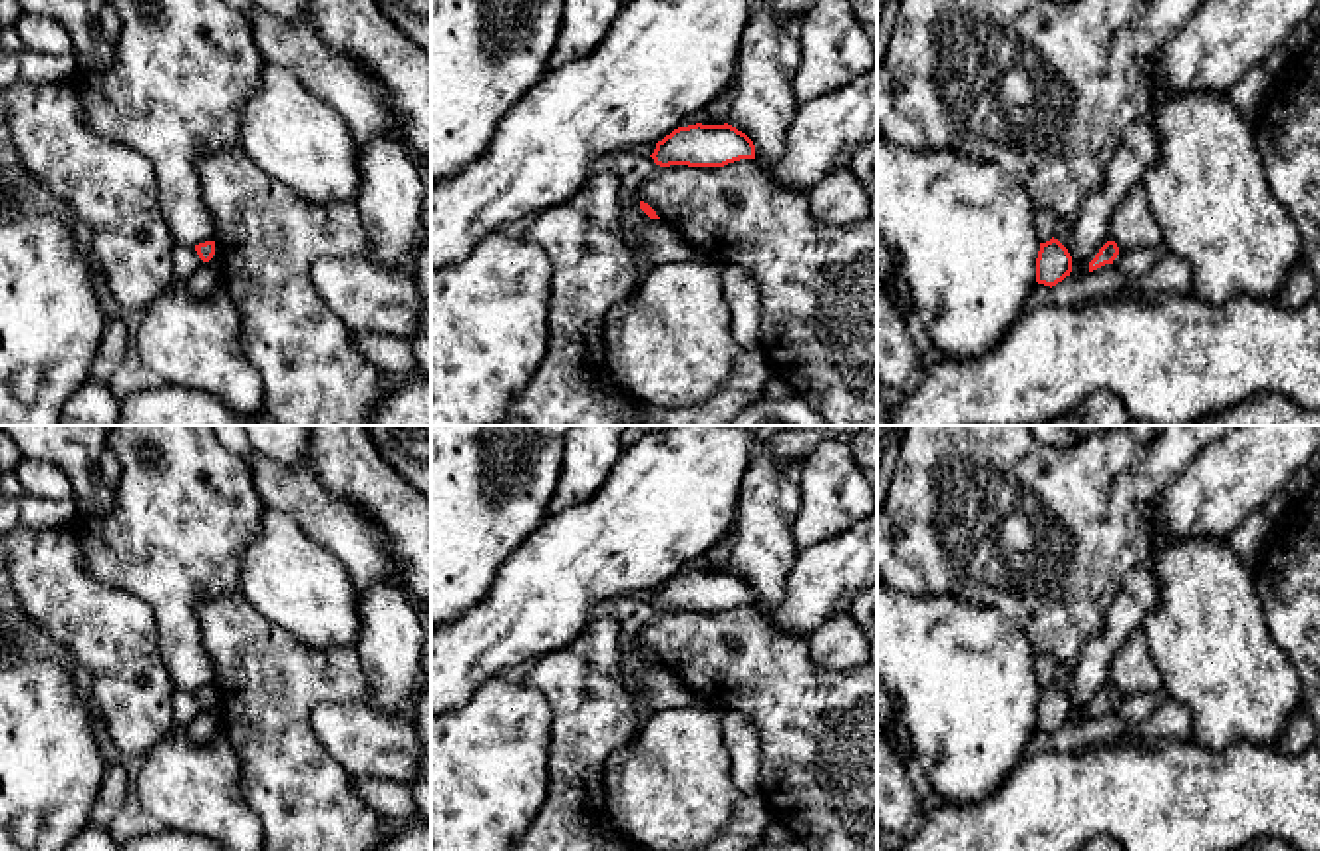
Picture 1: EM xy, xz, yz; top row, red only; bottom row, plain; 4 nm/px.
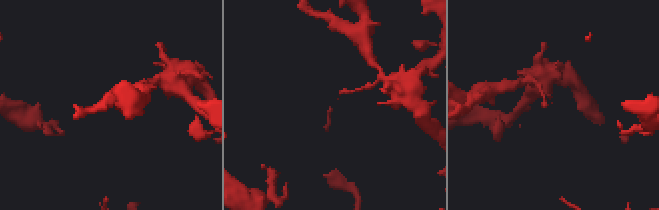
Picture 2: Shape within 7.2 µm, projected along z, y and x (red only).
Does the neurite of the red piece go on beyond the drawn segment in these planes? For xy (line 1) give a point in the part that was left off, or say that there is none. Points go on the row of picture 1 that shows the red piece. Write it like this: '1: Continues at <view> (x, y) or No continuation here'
1: No continuation here

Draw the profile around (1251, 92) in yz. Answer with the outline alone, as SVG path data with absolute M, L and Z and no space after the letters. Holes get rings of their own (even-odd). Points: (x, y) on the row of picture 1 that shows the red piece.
M1252 66L1237 82L1231 91L1233 107L1250 123L1256 123L1258 113L1264 109L1274 76L1262 66Z

